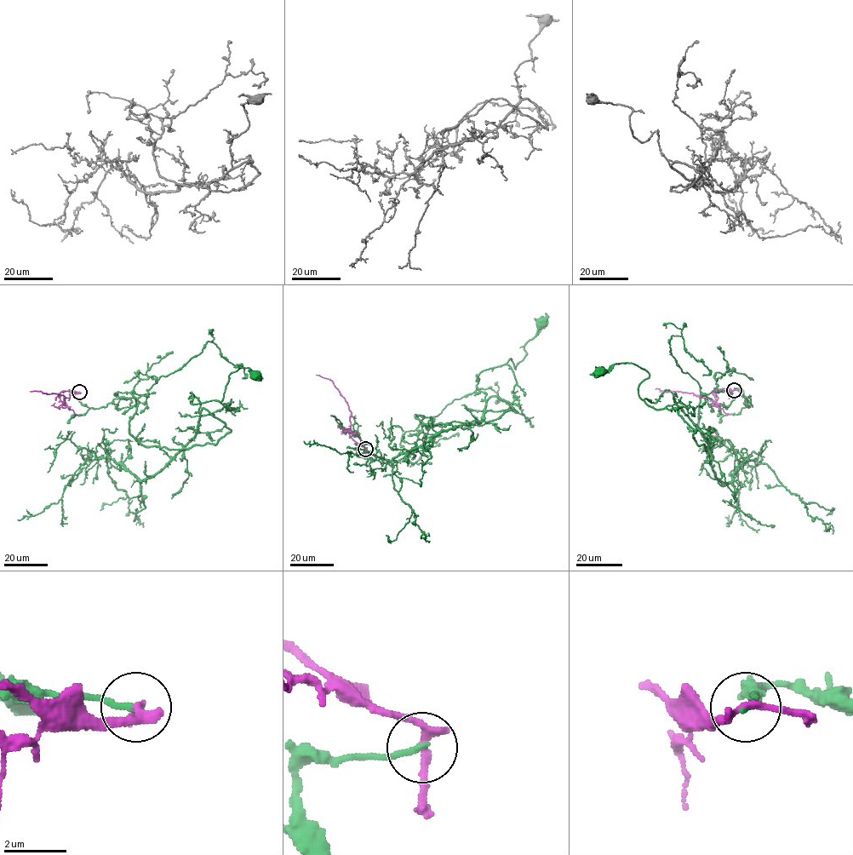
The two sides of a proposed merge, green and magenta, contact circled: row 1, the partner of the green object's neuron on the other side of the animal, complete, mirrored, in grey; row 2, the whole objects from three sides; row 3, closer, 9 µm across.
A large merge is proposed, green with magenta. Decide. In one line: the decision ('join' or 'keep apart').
keep apart

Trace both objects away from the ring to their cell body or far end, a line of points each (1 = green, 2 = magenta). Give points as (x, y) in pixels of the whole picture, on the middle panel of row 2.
1: (365, 449), (392, 465), (417, 448), (415, 415), (478, 423), (478, 375), (515, 369), (540, 323)
2: (365, 449), (344, 431), (350, 431), (351, 416), (345, 398), (331, 380), (316, 375)

